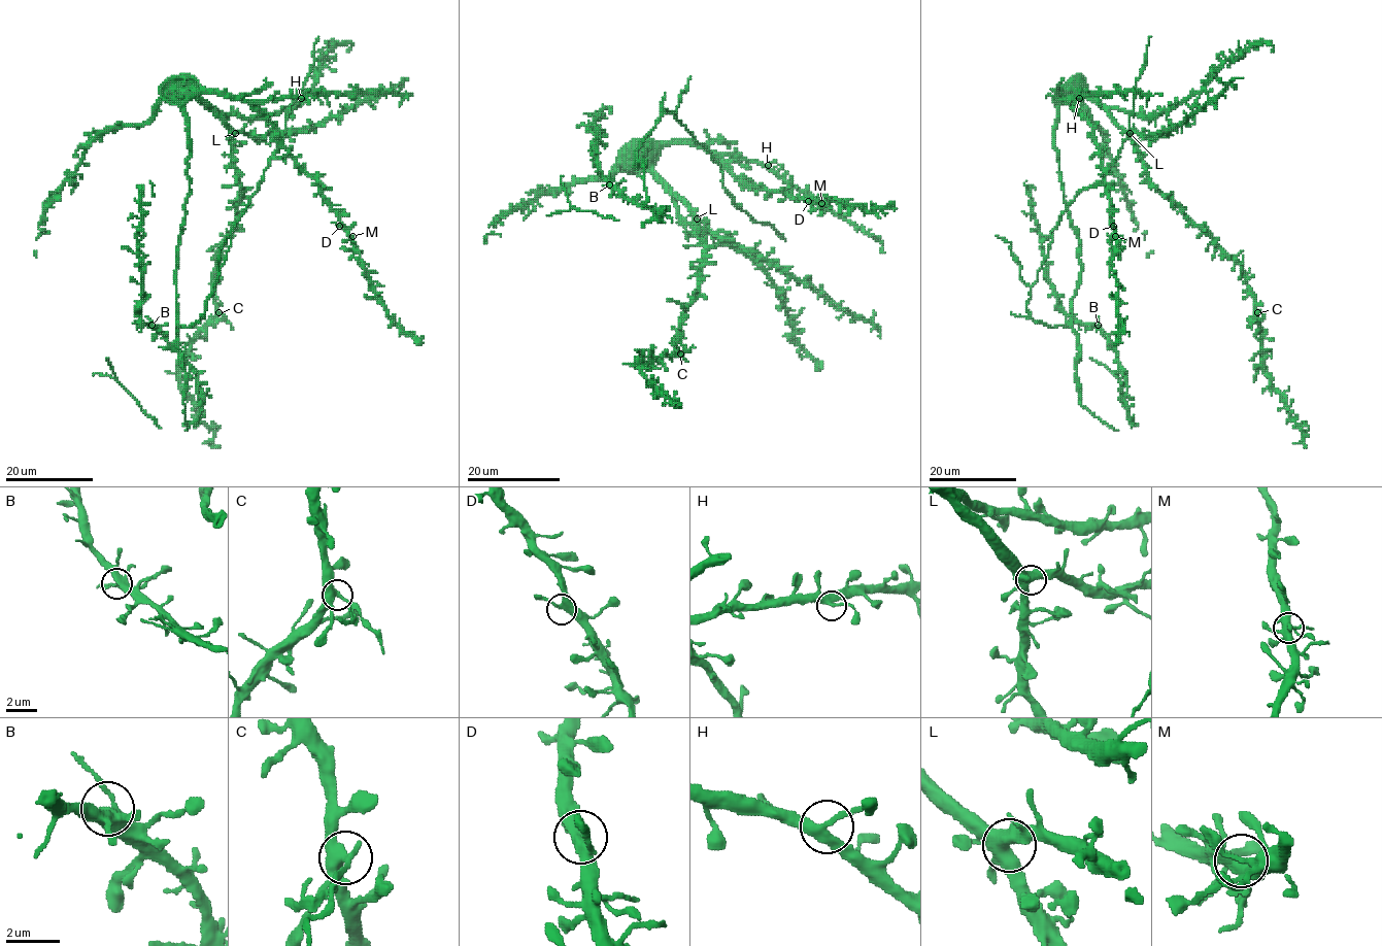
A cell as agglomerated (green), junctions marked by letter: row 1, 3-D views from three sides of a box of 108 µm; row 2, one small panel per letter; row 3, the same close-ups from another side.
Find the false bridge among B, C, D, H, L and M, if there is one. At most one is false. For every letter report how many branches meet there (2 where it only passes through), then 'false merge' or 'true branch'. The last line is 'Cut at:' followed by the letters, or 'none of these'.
B: branches 4; true branch
C: branches 4; false merge
D: branches 3; true branch
H: branches 4; true branch
L: branches 4; true branch
M: branches 4; true branch
Cut at: C

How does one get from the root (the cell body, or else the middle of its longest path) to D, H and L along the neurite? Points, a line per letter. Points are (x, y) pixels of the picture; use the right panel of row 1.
D: (1064, 197), (1059, 156), (1055, 147), (1058, 93), (1092, 129), (1113, 226)
H: (1064, 197), (1059, 156), (1055, 147), (1058, 93), (1066, 101), (1079, 98)
L: (1064, 197), (1059, 156), (1055, 147), (1055, 120), (1059, 104), (1083, 94), (1130, 133)

